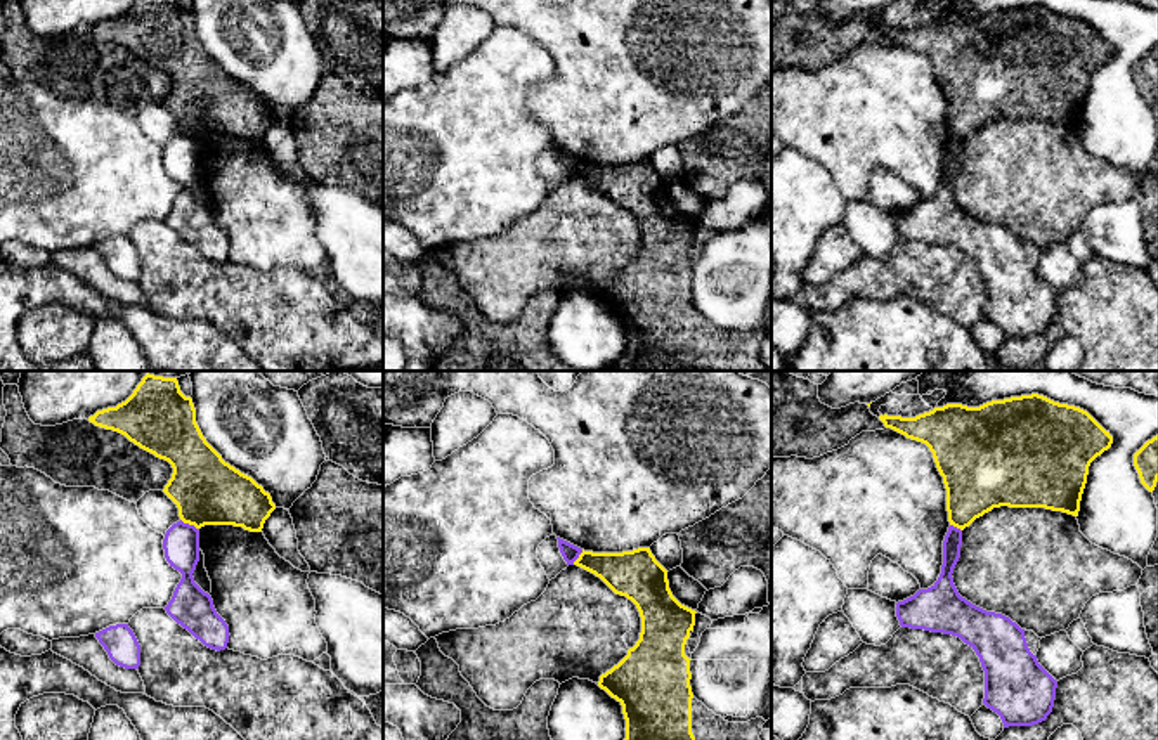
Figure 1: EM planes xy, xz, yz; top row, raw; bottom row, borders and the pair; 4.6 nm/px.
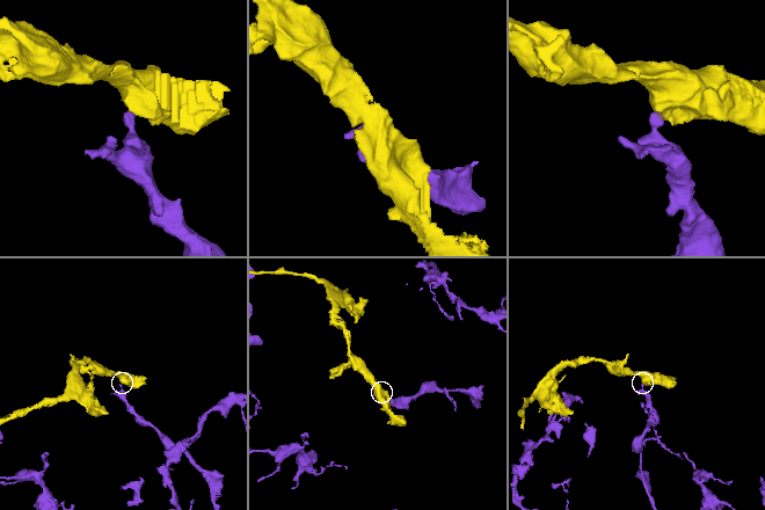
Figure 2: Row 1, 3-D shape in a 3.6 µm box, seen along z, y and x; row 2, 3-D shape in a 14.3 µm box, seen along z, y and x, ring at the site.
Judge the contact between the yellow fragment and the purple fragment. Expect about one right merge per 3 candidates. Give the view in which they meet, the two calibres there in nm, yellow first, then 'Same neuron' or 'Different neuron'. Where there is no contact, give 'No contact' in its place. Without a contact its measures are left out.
Touches yellow in xy. Thickness 320 nm (yellow) against 170 nm. Different neuron

